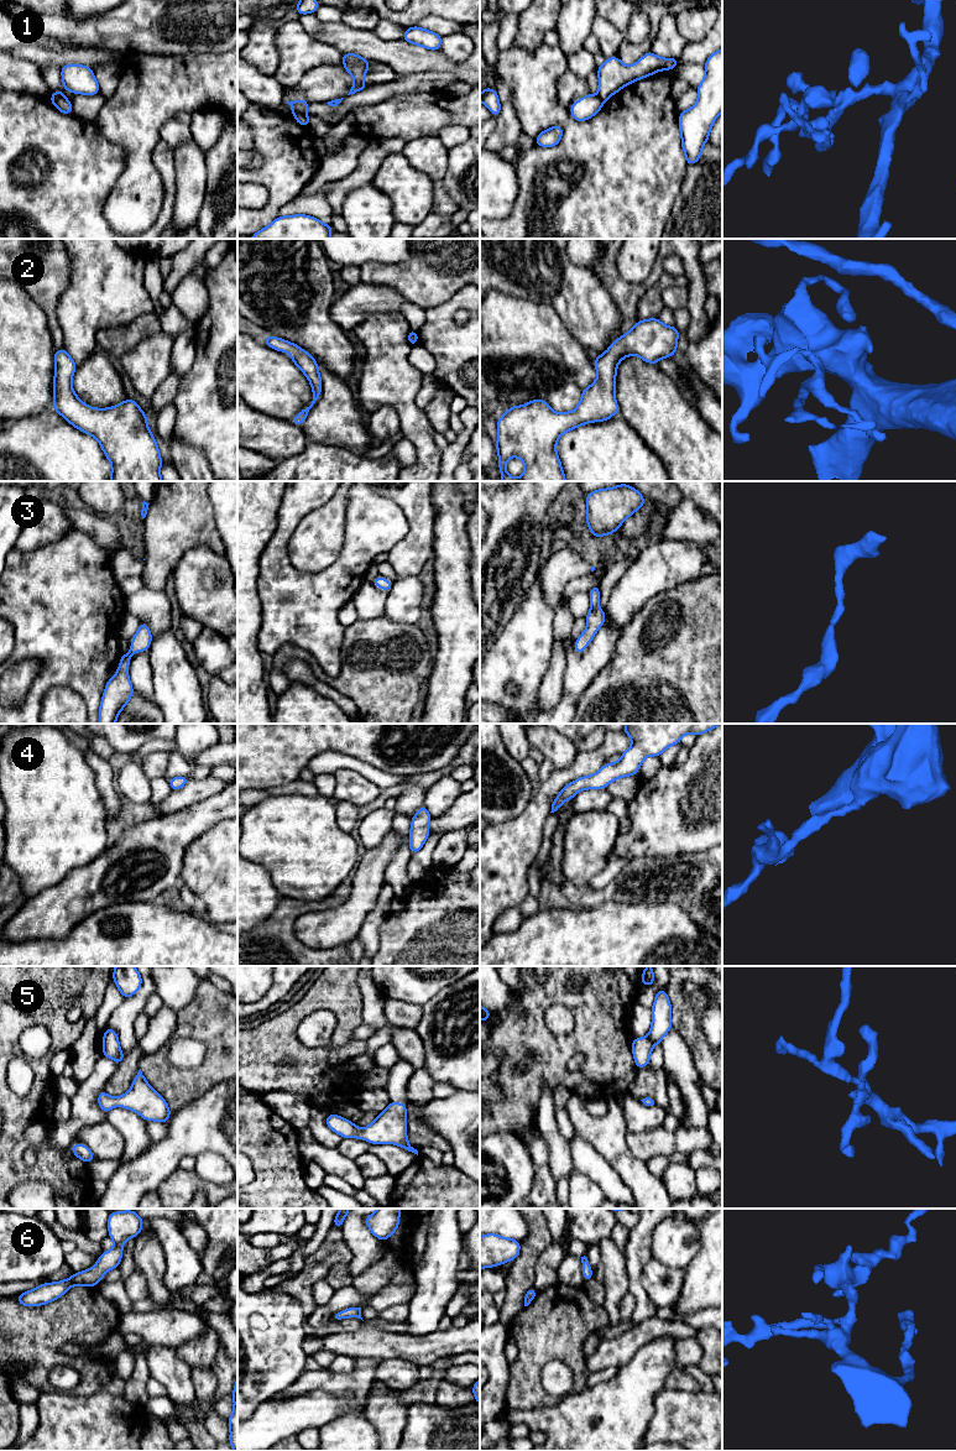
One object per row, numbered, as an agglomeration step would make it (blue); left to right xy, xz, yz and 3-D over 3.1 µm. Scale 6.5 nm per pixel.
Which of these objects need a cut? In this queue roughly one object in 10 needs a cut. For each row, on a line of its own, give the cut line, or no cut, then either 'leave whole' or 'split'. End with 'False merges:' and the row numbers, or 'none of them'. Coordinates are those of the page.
1: cut in xz along (306, 114), (294, 115); split
2: no cut; leave whole
3: no cut; leave whole
4: no cut; leave whole
5: no cut; leave whole
6: no cut; leave whole
False merges: 1

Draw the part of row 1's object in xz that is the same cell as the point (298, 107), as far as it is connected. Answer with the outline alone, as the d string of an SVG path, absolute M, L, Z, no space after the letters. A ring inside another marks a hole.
M303 99L303 100L294 100L294 101L286 101L286 103L288 103L291 105L293 115L298 115L298 114L307 115L307 108L310 104L305 99Z

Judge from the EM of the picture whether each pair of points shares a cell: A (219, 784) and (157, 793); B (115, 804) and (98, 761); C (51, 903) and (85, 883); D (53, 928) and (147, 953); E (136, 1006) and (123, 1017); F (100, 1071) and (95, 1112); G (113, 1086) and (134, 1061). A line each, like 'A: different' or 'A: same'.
A: different
B: same
C: same
D: different
E: same
F: same
G: same

